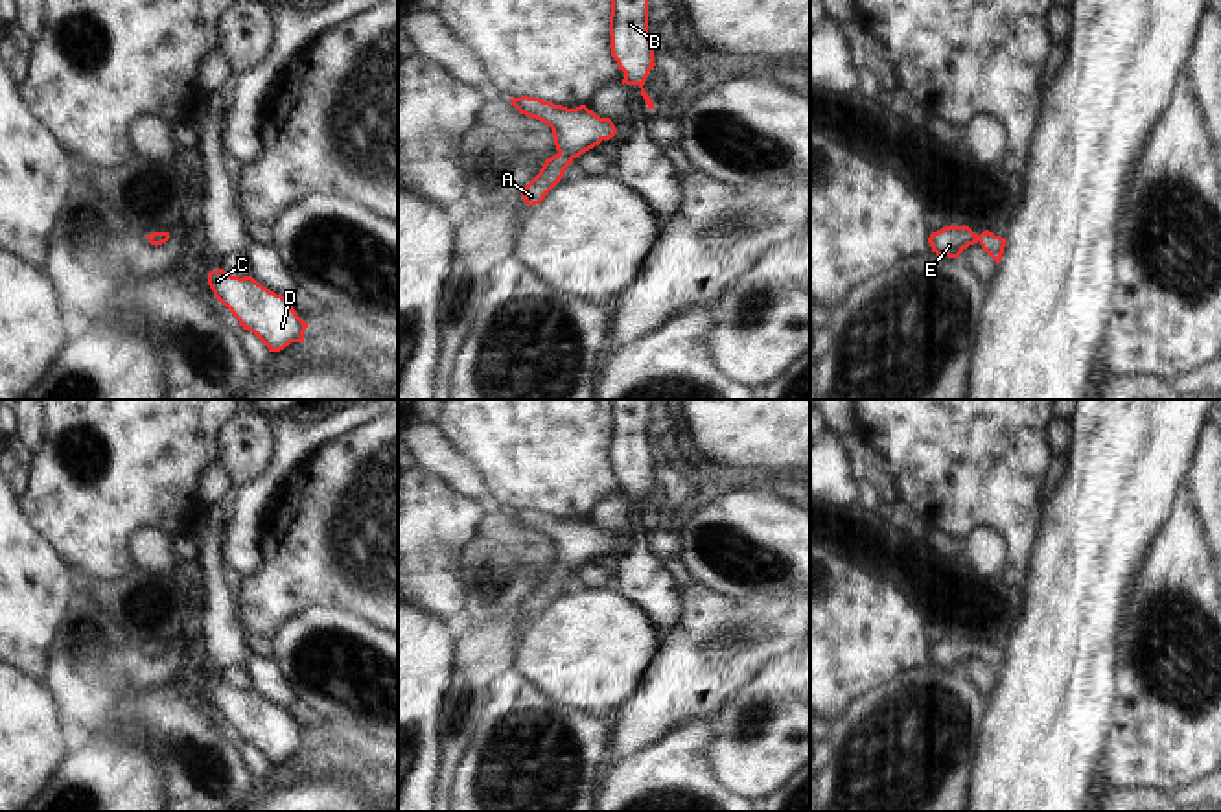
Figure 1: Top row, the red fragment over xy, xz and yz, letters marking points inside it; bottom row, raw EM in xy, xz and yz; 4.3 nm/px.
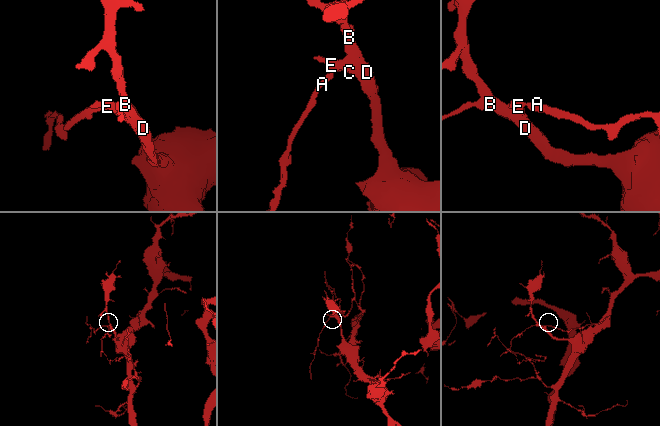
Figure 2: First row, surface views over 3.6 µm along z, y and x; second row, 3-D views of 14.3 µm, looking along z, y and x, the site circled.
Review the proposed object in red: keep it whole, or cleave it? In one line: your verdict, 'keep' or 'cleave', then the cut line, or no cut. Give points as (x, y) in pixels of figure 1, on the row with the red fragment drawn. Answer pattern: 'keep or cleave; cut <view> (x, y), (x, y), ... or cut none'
keep; cut none

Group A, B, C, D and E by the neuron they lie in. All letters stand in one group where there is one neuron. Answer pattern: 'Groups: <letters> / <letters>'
Groups: A B C D E.

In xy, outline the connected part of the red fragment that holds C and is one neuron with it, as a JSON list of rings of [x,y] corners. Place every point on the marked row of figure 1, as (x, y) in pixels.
[[[223,269],[208,273],[214,296],[230,309],[243,330],[252,331],[269,352],[280,352],[291,342],[304,342],[304,322],[287,296],[269,291],[252,276],[232,276]]]

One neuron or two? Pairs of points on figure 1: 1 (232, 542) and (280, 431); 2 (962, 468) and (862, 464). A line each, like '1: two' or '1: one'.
1: one
2: two

